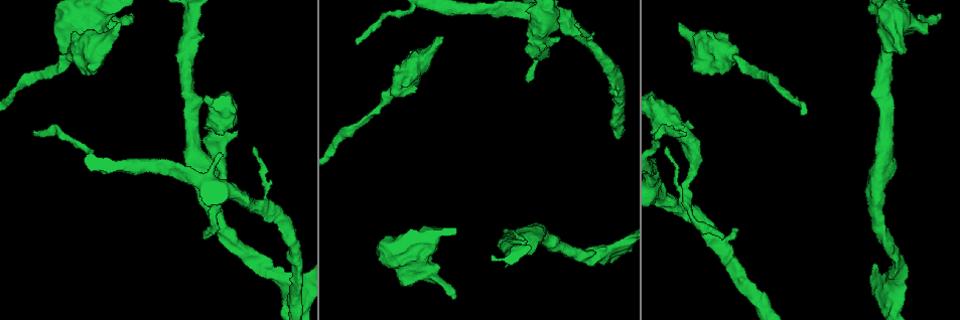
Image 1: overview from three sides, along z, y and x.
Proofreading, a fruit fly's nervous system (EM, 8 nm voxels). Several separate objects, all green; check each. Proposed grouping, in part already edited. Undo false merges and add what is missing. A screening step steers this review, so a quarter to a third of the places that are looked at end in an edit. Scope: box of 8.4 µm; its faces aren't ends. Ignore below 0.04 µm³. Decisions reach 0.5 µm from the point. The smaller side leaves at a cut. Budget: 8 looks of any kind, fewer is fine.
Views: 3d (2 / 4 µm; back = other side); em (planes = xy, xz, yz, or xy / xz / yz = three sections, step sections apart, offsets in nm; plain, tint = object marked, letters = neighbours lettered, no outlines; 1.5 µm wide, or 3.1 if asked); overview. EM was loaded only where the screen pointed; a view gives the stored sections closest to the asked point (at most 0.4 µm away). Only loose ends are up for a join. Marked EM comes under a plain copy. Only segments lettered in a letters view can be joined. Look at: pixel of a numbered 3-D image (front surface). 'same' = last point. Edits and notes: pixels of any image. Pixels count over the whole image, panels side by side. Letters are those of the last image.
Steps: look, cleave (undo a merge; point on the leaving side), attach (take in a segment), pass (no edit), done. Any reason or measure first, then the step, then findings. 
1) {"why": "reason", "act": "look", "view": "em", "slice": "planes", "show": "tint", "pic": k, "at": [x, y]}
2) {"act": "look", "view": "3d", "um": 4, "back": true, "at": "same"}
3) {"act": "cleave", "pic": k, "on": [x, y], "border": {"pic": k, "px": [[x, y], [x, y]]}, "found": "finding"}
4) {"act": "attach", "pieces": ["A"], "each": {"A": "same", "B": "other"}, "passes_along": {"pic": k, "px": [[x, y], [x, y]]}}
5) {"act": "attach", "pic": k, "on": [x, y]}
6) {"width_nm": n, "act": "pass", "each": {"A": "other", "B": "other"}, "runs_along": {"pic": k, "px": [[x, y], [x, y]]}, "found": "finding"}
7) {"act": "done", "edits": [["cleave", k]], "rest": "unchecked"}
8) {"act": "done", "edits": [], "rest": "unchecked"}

{"why": "thick turns thin", "act": "look", "view": "3d", "um": 4, "back": true, "pic": 1, "at": [426, 267]}

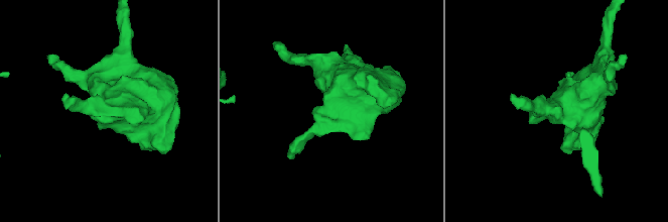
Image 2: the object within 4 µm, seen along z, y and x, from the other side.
{"act": "look", "view": "em", "slice": "planes", "show": "letters", "pic": 2, "at": [556, 108]}

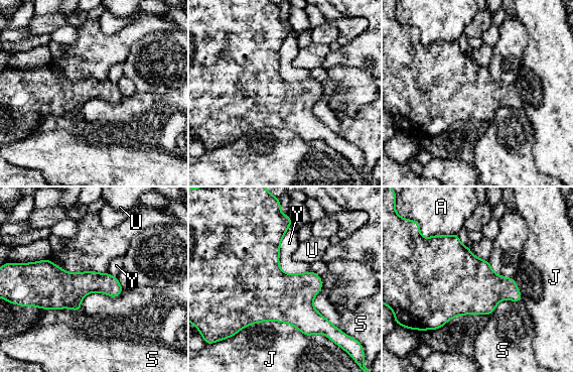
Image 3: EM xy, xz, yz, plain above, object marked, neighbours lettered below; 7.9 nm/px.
{"longest_contact_nm": ["J", 750], "act": "pass", "each": {"A": "other", "J": "other", "S": "other", "U": "other", "Y": "other"}, "found": "all the same cell"}

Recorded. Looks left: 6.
{"why": "end of a long branch", "act": "look", "view": "3d", "um": 2, "pic": 1, "at": [32, 132]}

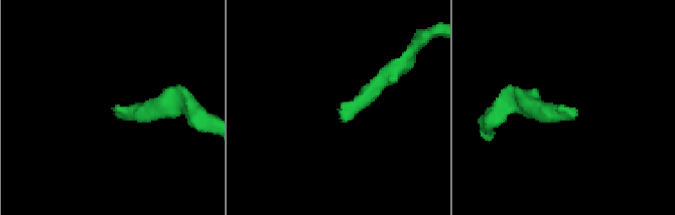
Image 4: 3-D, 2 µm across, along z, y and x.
{"why": "now the EM", "act": "look", "view": "em", "slice": "planes", "show": "letters", "pic": 4, "at": [575, 107]}

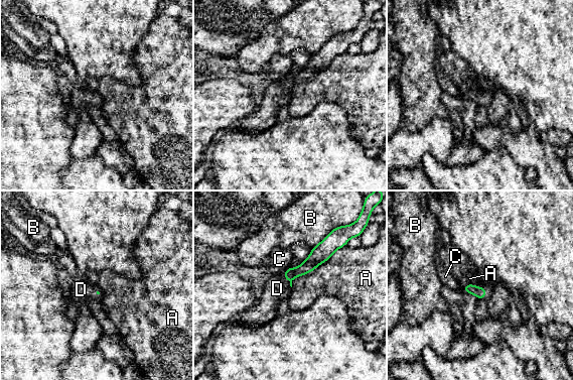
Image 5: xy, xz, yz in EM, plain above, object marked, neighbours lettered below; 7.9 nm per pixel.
{"act": "attach", "pieces": ["D"], "each": {"A": "other", "B": "other", "C": "other", "D": "same"}, "passes_along": {"pic": 5, "px": [[480, 292], [483, 287], [488, 288]]}, "found": "it goes on there"}

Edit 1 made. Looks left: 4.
{"why": "long arm stops here", "act": "look", "view": "3d", "um": 4, "pic": 1, "at": [526, 79]}

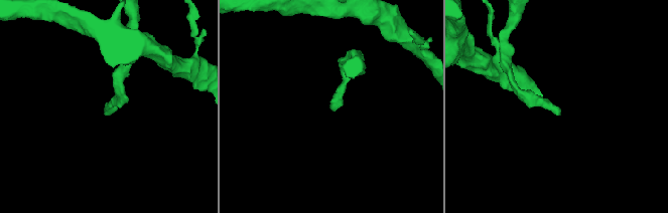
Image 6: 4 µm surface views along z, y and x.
{"why": "need the tissue", "act": "look", "view": "em", "slice": "xz", "step": 4, "show": "letters", "pic": 6, "at": [107, 113]}

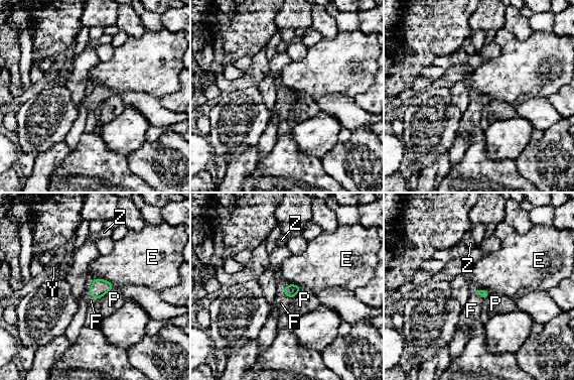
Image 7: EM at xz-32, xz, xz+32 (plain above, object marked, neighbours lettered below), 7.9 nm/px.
{"act": "attach", "pieces": ["F"], "each": {"E": "other", "F": "same", "P": "other", "Y": "other", "Z": "other"}, "passes_along": {"pic": 7, "px": [[290, 290], [286, 295], [281, 303]]}, "found": "the cell continues"}

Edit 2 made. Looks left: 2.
{"act": "done", "edits": [["attach", 5], ["attach", 7]], "rest": "unchecked"}

